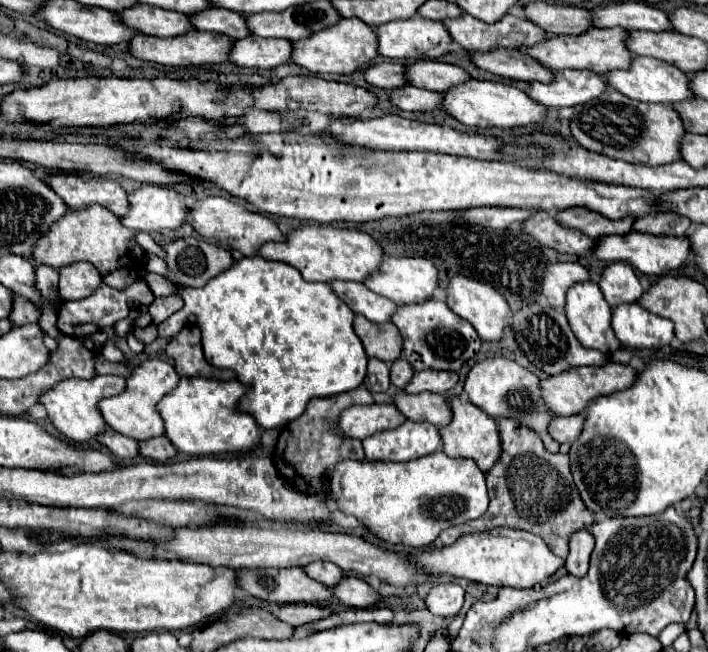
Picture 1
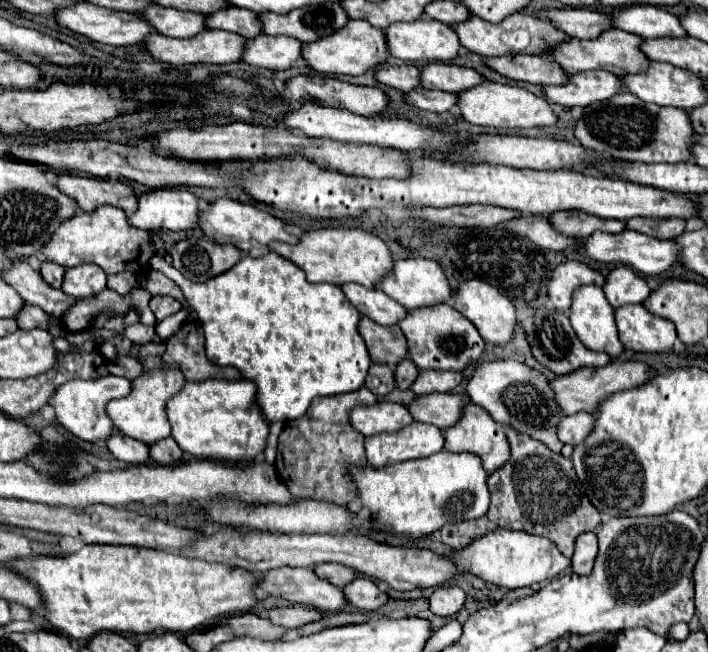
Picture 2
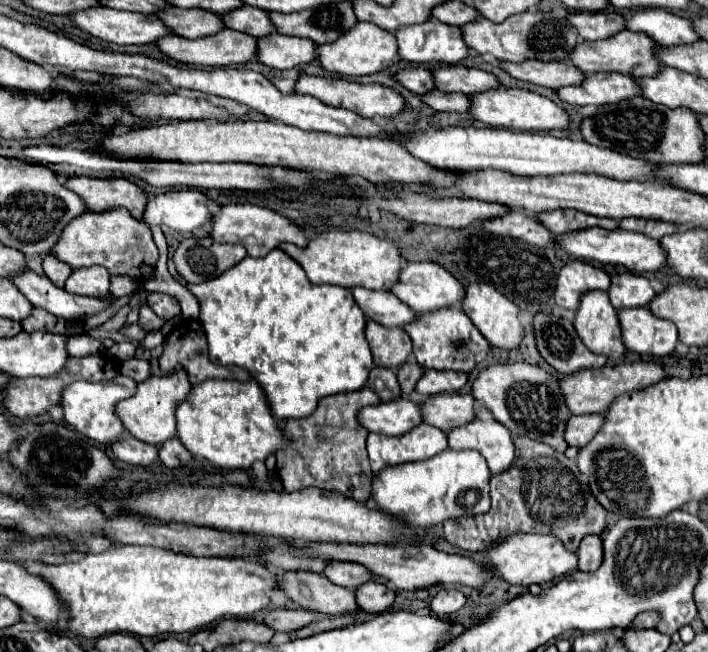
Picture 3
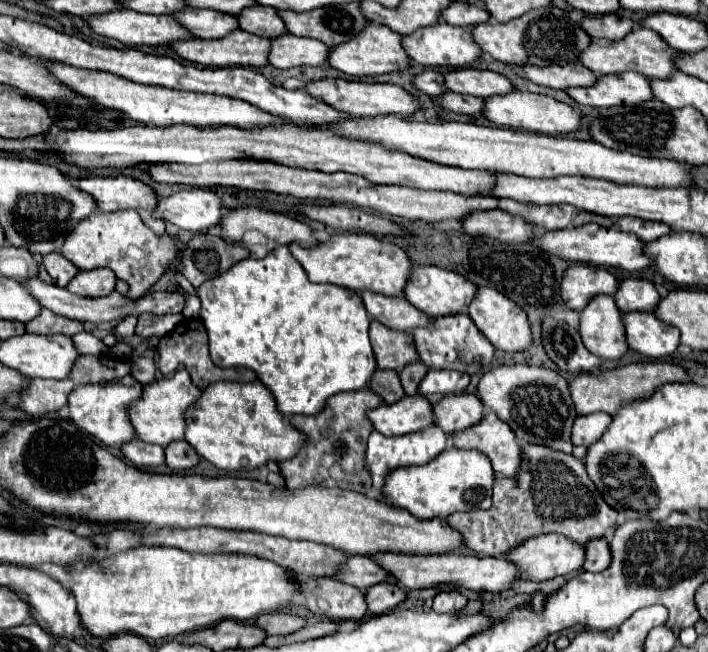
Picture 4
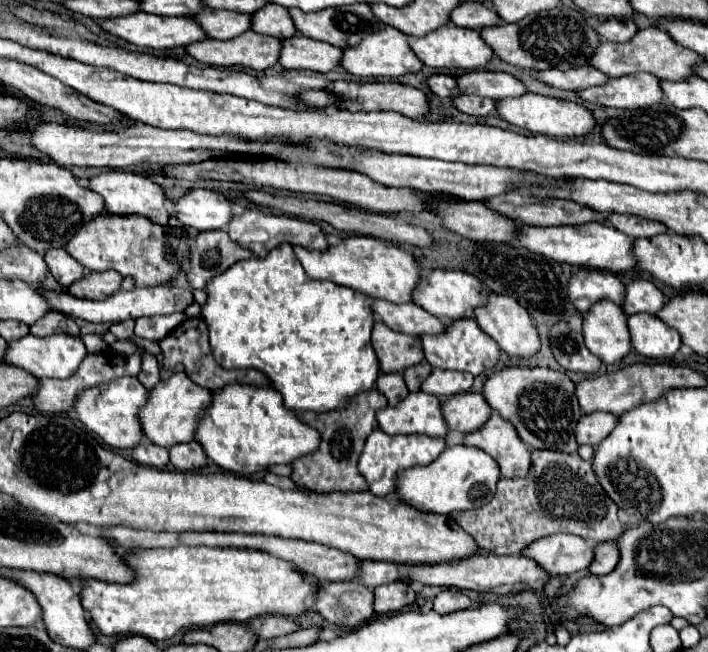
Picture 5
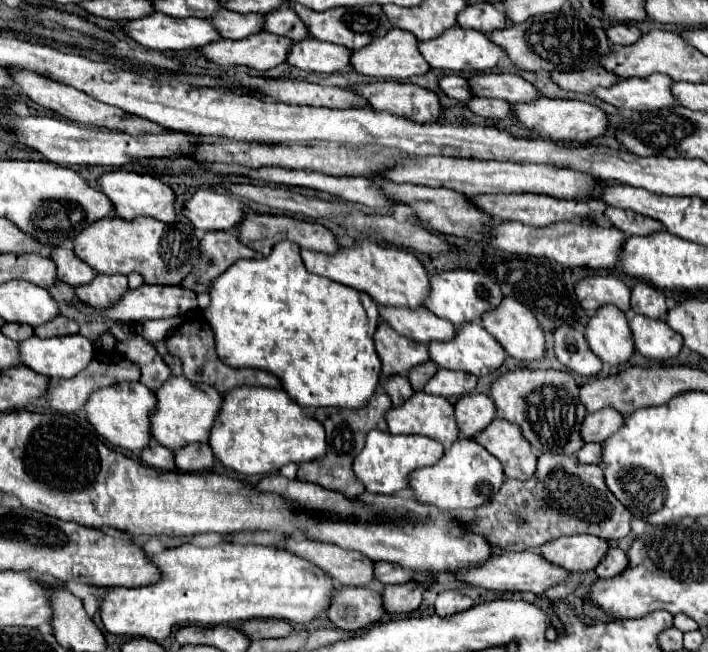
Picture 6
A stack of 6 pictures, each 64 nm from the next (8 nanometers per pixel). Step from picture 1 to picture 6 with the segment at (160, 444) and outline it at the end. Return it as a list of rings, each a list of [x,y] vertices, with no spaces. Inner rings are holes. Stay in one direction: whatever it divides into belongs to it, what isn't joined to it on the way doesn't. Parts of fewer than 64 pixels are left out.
[[[188,444],[174,452],[176,468],[182,472],[204,472],[214,466],[212,450],[206,444]]]

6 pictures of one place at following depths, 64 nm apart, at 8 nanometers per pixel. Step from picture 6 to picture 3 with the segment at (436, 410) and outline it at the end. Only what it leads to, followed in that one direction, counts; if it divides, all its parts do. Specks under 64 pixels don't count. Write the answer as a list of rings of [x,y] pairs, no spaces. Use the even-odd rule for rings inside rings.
[[[402,398],[380,402],[378,406],[366,406],[358,412],[356,418],[368,432],[388,434],[388,436],[408,432],[410,428],[422,422],[418,404]]]

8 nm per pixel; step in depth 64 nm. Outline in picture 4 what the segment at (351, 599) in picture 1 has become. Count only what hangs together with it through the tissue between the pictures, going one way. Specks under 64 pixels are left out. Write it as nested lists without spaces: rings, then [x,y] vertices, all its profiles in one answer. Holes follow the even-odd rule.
[[[380,582],[376,586],[370,586],[366,590],[364,598],[366,598],[366,606],[372,614],[382,614],[382,612],[396,608],[406,598],[406,594],[404,594],[404,588],[400,588],[398,584]]]

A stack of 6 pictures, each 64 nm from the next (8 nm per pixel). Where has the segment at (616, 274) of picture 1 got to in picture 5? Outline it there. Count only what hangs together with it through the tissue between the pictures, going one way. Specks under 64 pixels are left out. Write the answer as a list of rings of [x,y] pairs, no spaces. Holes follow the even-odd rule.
[[[632,280],[626,284],[626,294],[622,302],[622,310],[626,314],[648,312],[656,314],[664,306],[662,292],[650,280]]]

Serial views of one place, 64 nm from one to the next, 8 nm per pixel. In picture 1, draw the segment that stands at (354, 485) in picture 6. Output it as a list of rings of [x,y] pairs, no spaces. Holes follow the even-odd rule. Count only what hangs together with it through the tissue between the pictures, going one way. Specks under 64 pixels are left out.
[[[358,386],[358,388],[338,394],[338,396],[312,398],[306,406],[306,412],[284,426],[279,433],[278,444],[274,448],[274,466],[280,472],[280,476],[284,480],[288,480],[298,492],[304,492],[310,496],[320,496],[322,500],[330,502],[330,496],[326,490],[326,476],[332,472],[332,466],[346,458],[365,459],[359,440],[352,441],[352,439],[337,435],[334,426],[337,424],[338,416],[348,406],[372,404],[372,402],[374,402],[372,394],[364,386]]]

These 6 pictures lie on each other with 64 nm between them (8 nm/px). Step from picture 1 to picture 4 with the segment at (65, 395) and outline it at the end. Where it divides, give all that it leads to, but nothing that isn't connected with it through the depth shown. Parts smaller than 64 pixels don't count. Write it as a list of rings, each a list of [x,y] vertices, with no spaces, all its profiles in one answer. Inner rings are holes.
[[[124,376],[124,378],[112,380],[112,382],[104,382],[104,384],[82,384],[82,386],[76,386],[68,394],[70,418],[78,428],[86,430],[88,434],[92,434],[100,442],[104,442],[106,446],[118,448],[118,444],[126,444],[128,440],[132,440],[136,436],[128,416],[126,416],[126,406],[132,400],[138,400],[138,396],[142,396],[142,386],[140,386],[140,382],[132,380],[132,376]]]

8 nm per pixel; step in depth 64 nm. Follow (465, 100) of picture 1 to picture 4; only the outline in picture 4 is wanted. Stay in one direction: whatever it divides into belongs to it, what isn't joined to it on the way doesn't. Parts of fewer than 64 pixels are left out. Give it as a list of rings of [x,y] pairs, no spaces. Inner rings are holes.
[[[512,90],[504,96],[490,96],[484,98],[484,108],[482,116],[494,122],[496,126],[508,126],[508,128],[522,128],[528,132],[540,132],[540,134],[568,134],[574,132],[580,126],[580,114],[562,102],[556,102],[550,96],[542,94],[532,94],[532,92],[520,92]]]

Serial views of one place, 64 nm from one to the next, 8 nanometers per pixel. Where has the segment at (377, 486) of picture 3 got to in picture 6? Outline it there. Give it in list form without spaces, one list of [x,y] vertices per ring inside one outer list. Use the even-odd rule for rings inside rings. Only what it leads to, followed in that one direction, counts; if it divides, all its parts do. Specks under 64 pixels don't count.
[[[456,440],[444,456],[438,460],[438,464],[432,464],[428,468],[416,468],[408,476],[408,484],[414,490],[414,496],[422,504],[432,504],[440,510],[462,510],[462,508],[478,508],[492,500],[492,496],[500,490],[500,484],[504,482],[502,464],[498,458],[494,458],[486,448],[476,444],[474,440]]]

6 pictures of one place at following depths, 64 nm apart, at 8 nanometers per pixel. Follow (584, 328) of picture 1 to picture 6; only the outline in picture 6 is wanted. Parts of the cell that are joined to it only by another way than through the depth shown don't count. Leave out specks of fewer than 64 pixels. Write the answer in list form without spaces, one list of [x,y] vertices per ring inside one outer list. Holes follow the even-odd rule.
[[[604,306],[586,324],[586,340],[590,350],[606,364],[618,366],[634,354],[632,332],[624,312],[616,306]]]

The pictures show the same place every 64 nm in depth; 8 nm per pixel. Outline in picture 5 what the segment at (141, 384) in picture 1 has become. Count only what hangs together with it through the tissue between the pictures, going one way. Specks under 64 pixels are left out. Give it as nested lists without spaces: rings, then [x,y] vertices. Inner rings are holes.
[[[176,372],[166,380],[160,380],[150,392],[146,404],[138,410],[140,426],[144,436],[164,448],[172,448],[180,442],[190,442],[194,436],[194,428],[200,420],[200,410],[206,408],[212,400],[212,392],[194,384],[186,372]]]

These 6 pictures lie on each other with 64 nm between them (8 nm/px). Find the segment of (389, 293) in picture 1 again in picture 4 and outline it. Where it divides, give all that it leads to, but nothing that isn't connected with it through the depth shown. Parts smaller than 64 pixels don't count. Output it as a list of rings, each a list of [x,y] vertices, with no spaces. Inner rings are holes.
[[[414,266],[404,286],[404,298],[430,318],[464,312],[466,306],[472,302],[472,294],[476,294],[476,286],[470,280],[438,266]]]

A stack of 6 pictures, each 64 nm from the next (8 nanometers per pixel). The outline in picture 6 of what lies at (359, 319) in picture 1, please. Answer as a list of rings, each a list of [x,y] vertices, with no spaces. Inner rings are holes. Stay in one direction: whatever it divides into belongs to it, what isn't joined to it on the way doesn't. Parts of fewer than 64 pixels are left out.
[[[380,322],[374,332],[374,346],[380,356],[384,376],[394,376],[394,374],[406,376],[410,368],[428,360],[426,344],[400,336],[384,322]]]

